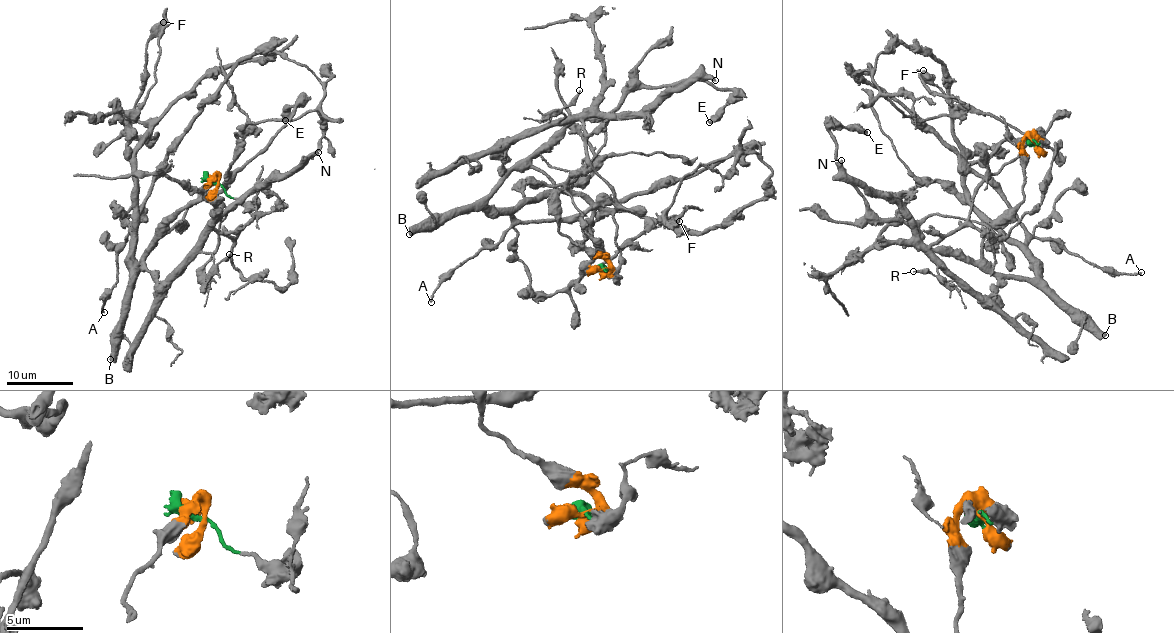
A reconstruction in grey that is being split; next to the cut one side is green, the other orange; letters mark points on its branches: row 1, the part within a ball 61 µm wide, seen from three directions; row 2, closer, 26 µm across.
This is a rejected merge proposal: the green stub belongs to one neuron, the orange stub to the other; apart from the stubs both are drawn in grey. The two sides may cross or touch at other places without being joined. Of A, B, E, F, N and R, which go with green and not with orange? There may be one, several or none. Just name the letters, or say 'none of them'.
N, R

